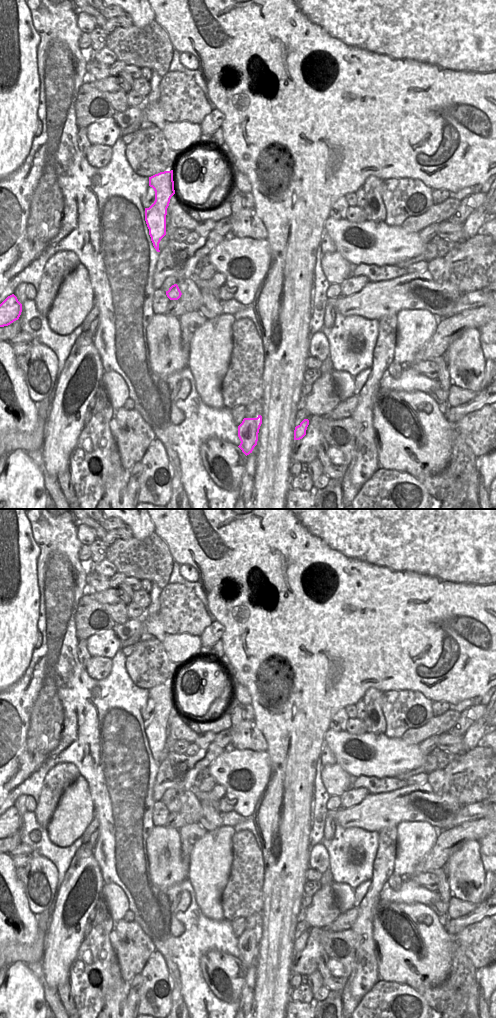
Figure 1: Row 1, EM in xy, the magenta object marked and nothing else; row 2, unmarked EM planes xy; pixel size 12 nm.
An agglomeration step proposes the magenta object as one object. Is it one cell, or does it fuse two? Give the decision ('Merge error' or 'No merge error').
No merge error

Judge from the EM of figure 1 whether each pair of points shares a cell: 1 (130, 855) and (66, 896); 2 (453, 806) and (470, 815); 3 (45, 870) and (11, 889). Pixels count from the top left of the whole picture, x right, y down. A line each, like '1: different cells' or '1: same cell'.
1: different cells
2: different cells
3: different cells

